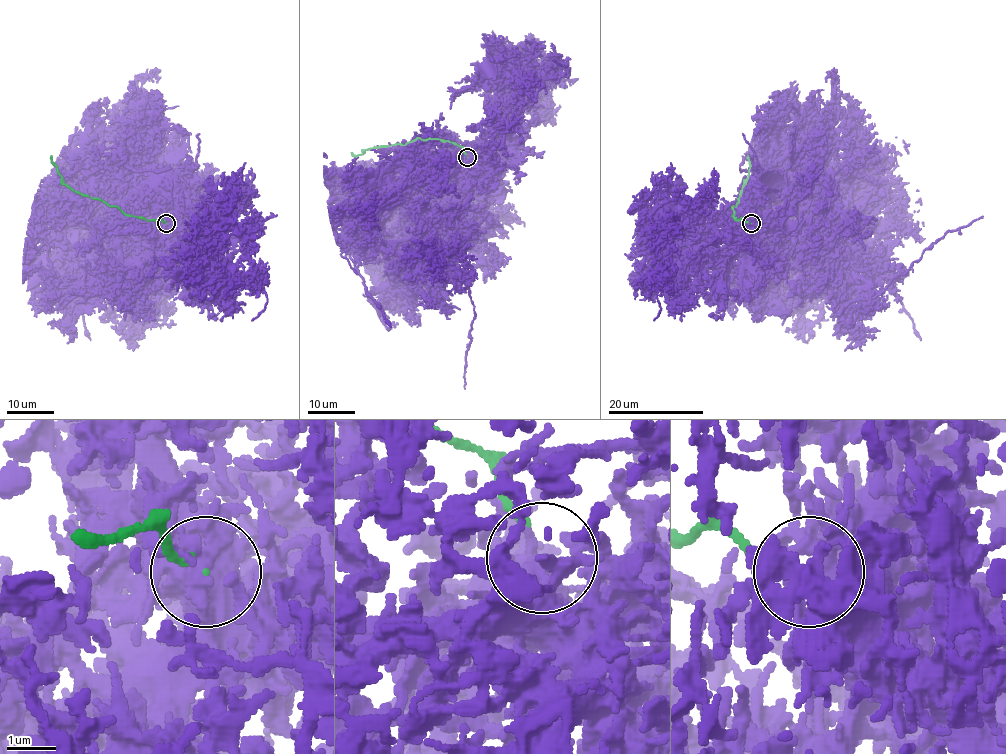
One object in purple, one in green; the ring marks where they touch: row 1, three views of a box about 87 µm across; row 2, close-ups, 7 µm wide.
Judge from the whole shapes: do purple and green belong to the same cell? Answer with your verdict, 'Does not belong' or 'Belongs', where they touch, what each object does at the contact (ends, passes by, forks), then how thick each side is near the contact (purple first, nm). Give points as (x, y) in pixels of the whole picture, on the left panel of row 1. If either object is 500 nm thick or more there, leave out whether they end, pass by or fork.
Does not belong. Place: (166, 223). At the ring purple passes by. At the ring green ends. Thickness 480 nm (purple) against 80 nm

